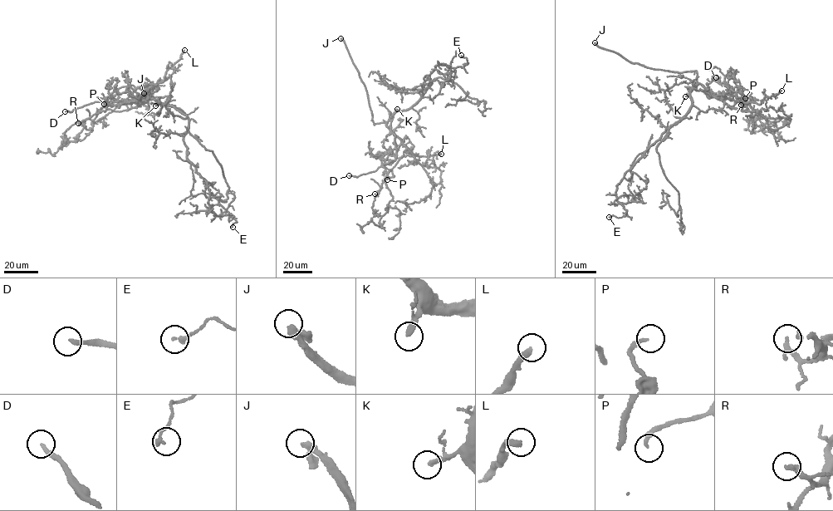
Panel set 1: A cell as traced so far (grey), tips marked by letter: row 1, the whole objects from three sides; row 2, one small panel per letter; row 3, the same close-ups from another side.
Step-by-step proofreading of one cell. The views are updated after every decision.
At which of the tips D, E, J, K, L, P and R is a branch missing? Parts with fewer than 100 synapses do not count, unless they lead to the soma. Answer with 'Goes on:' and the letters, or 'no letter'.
Goes on: D, J, K

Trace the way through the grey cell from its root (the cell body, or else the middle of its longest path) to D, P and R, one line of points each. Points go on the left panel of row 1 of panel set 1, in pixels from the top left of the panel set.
D: (154, 100), (96, 101), (65, 111)
P: (154, 100), (149, 97), (138, 102), (134, 98), (114, 102), (110, 94), (112, 104), (104, 104)
R: (154, 100), (138, 95), (142, 103), (140, 105), (121, 111), (109, 109), (78, 123)

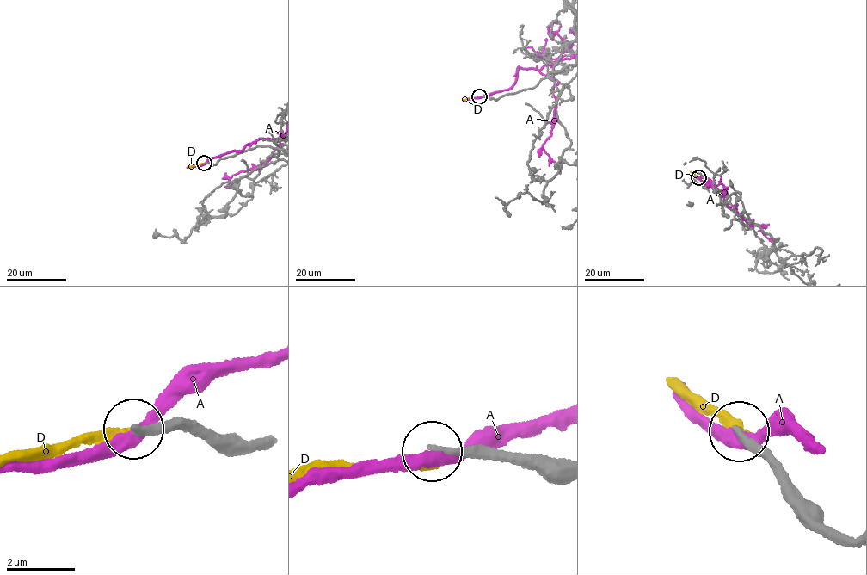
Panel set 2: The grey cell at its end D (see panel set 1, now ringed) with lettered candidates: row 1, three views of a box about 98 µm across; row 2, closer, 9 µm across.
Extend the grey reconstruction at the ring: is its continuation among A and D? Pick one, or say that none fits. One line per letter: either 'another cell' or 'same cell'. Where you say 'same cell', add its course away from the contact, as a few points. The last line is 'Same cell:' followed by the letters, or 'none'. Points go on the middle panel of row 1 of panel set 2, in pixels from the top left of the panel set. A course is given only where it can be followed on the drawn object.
A: another cell
D: another cell
Same cell: none

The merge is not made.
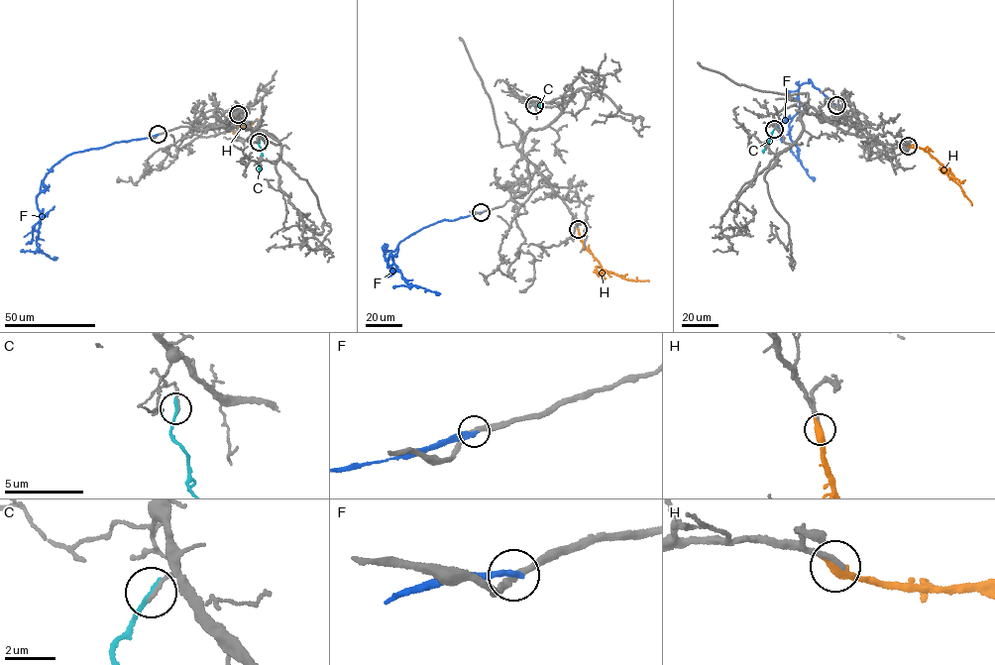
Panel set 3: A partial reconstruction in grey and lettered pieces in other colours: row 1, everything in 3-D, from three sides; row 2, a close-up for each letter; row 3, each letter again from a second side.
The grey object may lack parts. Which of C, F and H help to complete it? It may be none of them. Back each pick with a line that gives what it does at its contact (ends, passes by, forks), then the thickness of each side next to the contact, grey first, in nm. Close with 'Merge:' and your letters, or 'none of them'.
H: it ends there; 260 nm thick on the grey side, 500 nm on the other
Merge: H

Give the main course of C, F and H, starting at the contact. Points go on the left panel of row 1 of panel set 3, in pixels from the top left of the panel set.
C: (259, 142), (261, 170)
F: (158, 134), (74, 153), (51, 167), (37, 197), (40, 220), (36, 241), (37, 249), (52, 259), (57, 258)
H: (238, 114), (234, 112), (239, 124), (254, 134), (269, 136)

